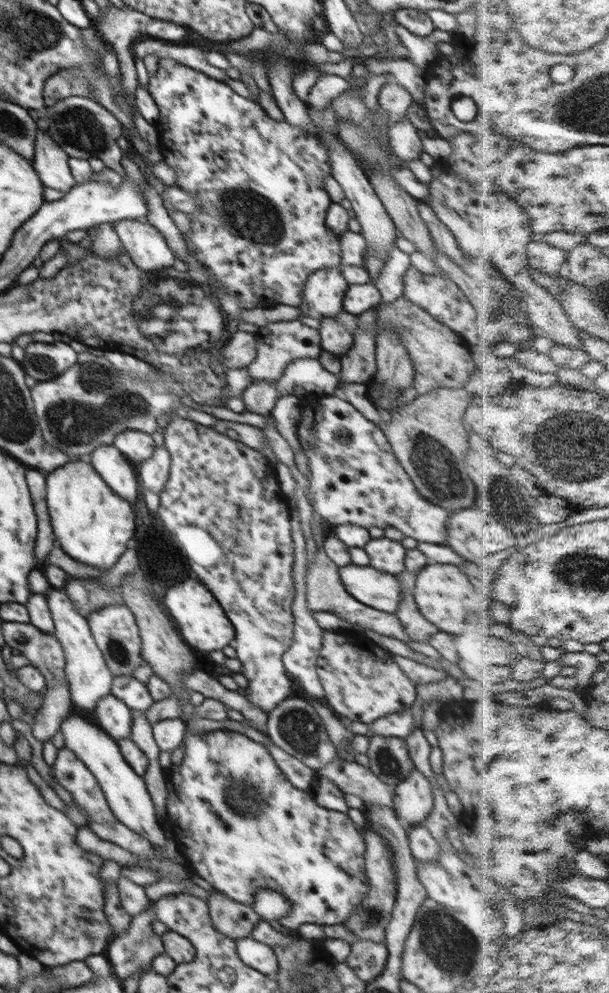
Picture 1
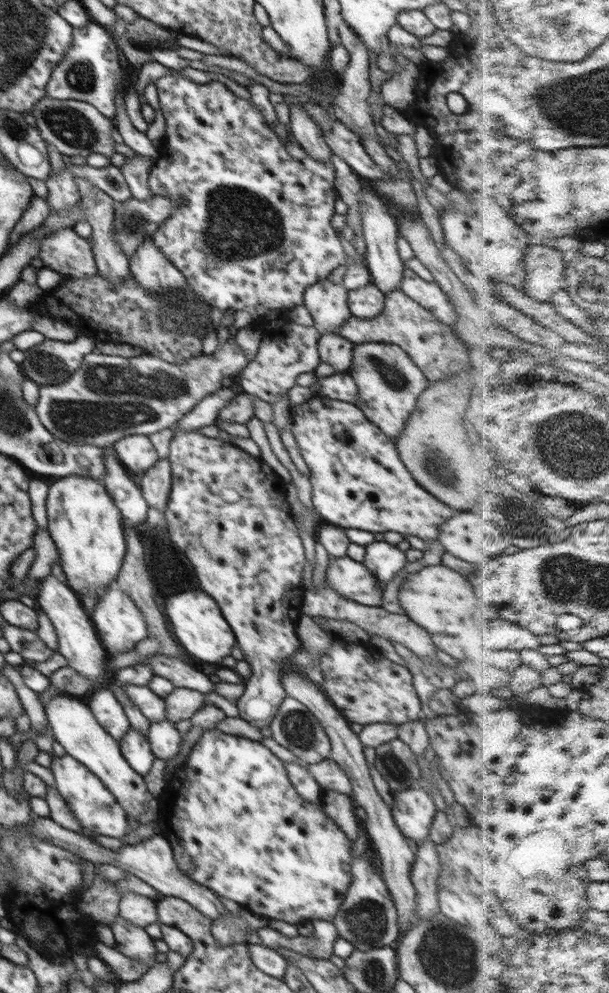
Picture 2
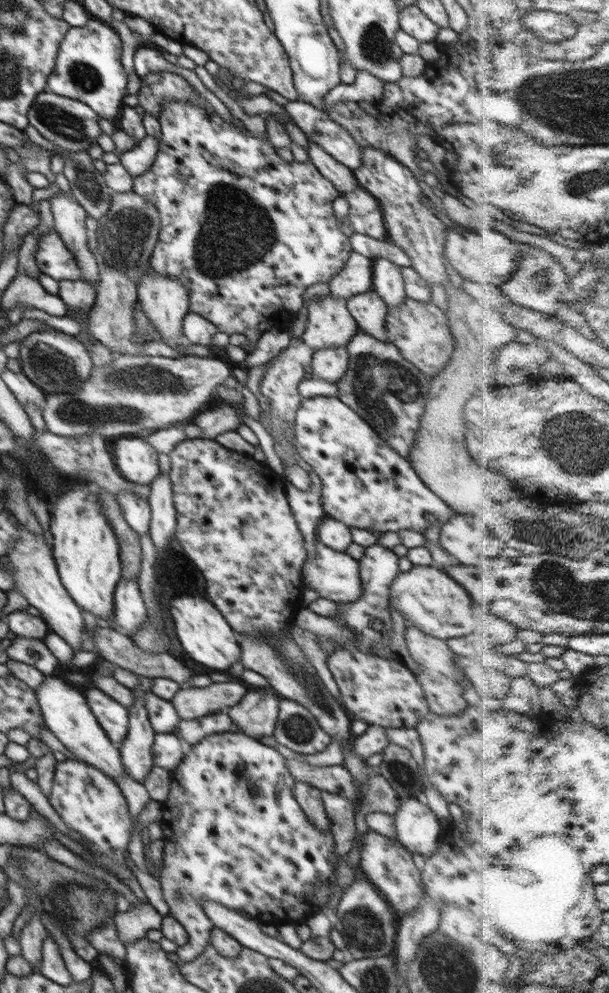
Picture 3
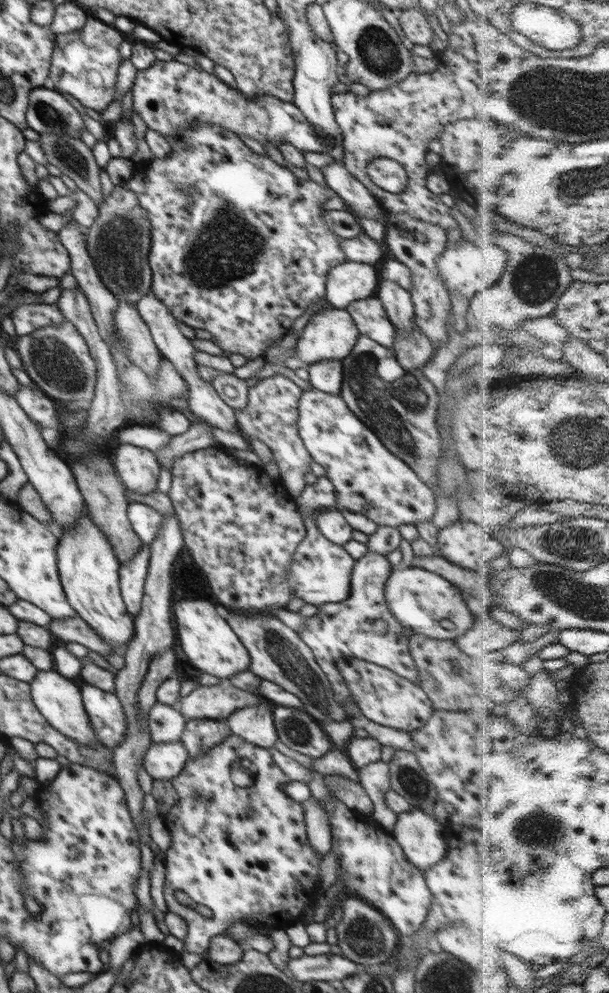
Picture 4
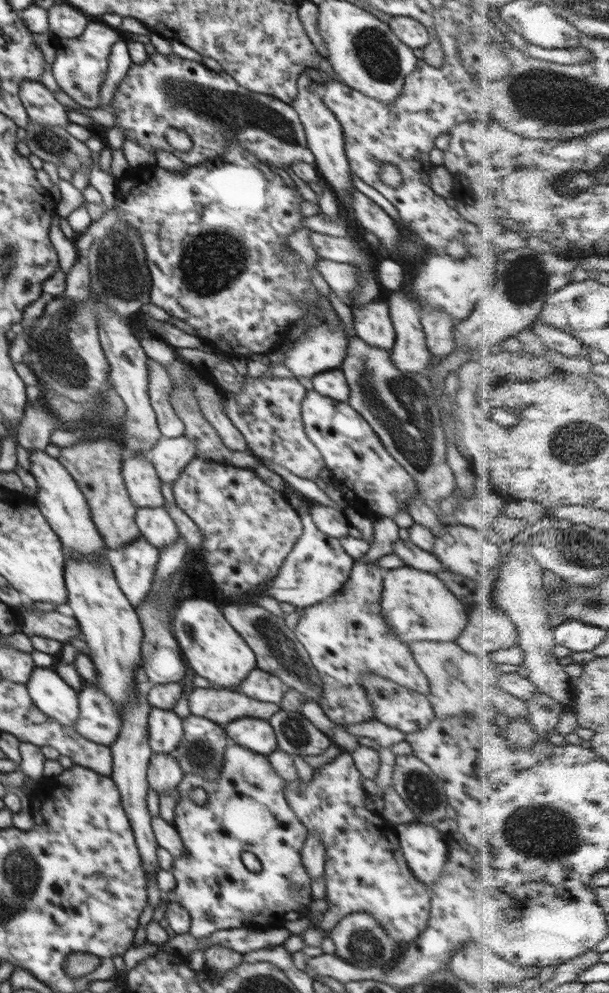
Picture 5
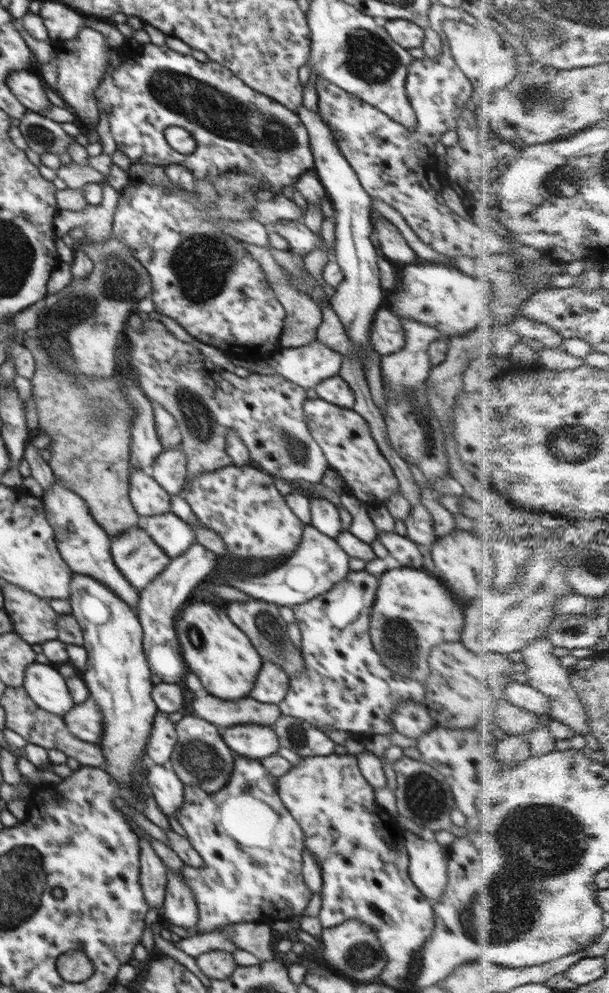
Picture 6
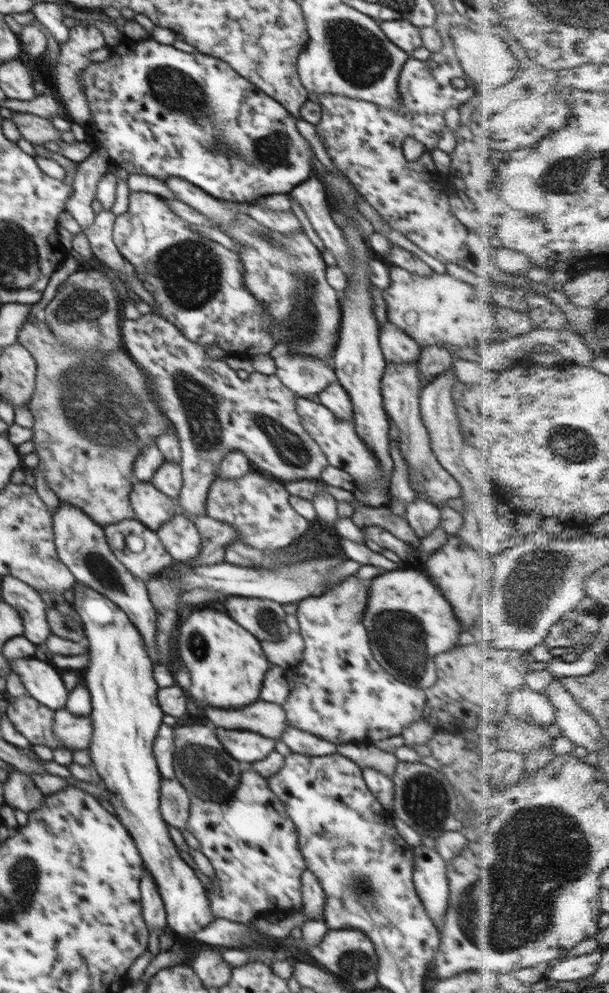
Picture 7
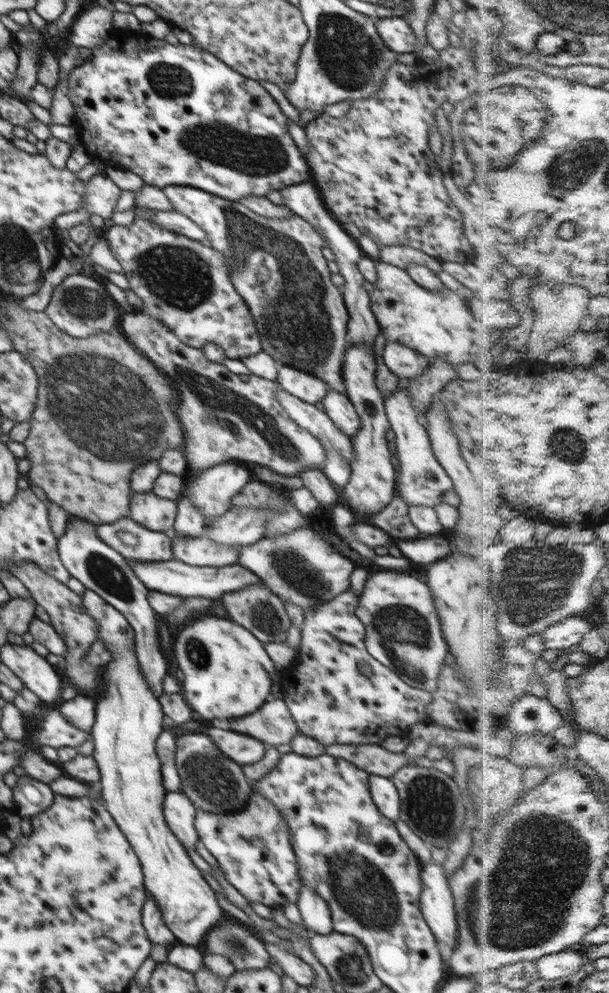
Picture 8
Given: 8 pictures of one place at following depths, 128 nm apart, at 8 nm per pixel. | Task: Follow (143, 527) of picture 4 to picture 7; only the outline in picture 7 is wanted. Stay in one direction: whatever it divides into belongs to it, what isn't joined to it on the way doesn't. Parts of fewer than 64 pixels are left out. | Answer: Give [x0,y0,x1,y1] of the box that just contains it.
[155,514,201,562]

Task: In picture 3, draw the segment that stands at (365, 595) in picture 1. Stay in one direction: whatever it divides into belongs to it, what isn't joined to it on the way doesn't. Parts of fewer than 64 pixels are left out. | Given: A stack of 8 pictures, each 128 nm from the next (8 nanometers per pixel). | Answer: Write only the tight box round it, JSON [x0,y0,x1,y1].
[303,540,363,603]

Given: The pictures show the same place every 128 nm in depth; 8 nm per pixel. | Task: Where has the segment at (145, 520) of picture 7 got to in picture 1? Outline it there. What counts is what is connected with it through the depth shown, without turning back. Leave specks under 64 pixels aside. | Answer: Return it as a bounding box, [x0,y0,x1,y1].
[113,429,156,464]

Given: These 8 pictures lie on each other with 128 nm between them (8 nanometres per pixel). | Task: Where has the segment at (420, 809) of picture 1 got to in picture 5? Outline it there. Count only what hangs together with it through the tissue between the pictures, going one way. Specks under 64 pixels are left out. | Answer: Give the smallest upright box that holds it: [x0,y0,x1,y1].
[395,820,447,887]

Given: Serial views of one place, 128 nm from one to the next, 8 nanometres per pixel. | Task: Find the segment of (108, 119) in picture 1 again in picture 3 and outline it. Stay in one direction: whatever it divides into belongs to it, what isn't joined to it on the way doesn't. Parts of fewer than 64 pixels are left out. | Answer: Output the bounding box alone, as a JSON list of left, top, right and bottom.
[27,90,160,178]

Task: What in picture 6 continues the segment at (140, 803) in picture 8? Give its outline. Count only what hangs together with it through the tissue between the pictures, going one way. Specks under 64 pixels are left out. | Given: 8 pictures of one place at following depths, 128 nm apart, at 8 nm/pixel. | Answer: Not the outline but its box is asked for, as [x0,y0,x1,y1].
[70,574,198,928]

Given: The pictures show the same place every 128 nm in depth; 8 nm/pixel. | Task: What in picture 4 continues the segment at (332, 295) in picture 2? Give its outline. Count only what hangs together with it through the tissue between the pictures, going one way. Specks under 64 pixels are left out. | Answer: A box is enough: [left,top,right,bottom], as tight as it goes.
[296,307,359,366]

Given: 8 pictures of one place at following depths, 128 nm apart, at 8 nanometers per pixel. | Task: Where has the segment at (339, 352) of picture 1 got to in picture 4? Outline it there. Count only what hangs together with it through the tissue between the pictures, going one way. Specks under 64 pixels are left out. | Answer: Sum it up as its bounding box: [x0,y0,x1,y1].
[306,359,344,394]

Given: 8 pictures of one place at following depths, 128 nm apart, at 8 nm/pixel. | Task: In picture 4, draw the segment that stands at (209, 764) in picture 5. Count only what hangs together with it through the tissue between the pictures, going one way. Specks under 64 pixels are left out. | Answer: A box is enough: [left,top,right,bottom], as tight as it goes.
[181,719,230,759]

